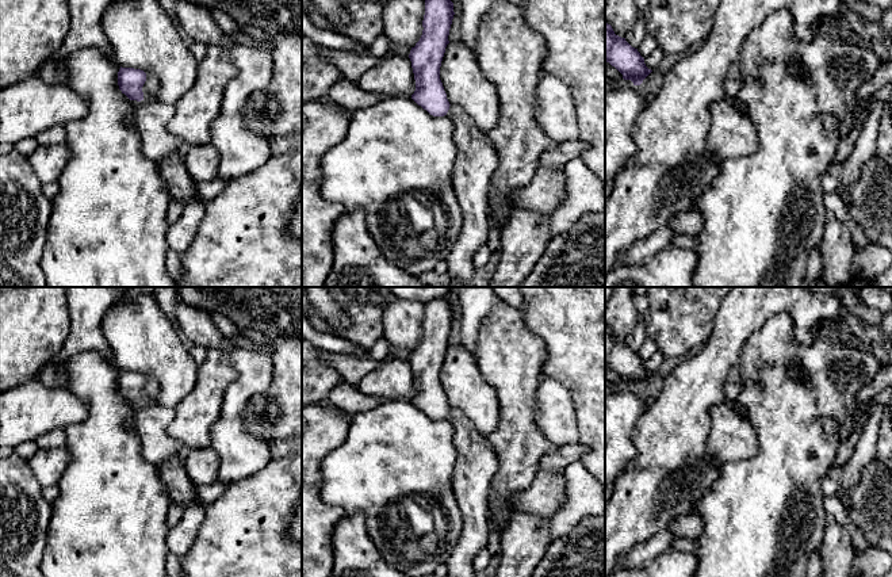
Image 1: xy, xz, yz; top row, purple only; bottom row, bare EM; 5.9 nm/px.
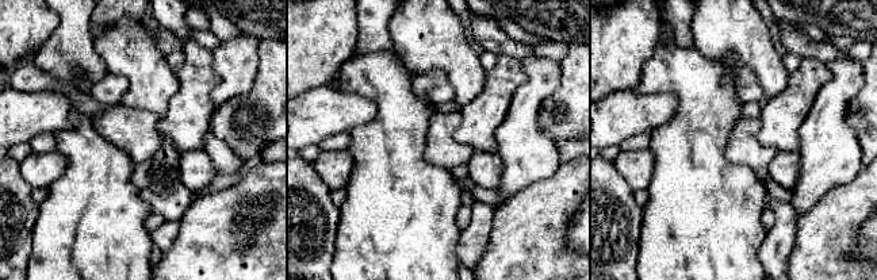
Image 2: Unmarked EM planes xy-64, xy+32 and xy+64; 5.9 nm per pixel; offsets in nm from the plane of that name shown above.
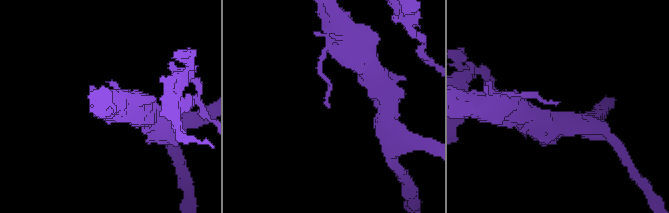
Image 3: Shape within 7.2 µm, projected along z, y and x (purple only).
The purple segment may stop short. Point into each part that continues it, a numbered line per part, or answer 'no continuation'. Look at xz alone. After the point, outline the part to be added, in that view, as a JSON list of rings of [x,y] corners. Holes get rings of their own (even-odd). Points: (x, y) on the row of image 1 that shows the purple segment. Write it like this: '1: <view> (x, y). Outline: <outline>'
1: xz (477, 160). Outline: [[[451,104],[447,116],[455,126],[458,156],[452,184],[463,211],[460,234],[445,257],[447,274],[451,286],[472,287],[472,256],[486,245],[490,230],[487,192],[498,156],[486,134],[462,107]]]

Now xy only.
1: xy (150, 87). Outline: [[[146,73],[146,81],[142,87],[143,99],[153,99],[158,91],[158,80],[153,76]]]

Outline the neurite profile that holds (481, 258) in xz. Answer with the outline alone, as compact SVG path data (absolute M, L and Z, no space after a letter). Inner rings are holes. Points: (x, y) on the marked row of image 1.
M482 245L472 256L472 264L475 268L481 268L489 263L491 251L487 245Z

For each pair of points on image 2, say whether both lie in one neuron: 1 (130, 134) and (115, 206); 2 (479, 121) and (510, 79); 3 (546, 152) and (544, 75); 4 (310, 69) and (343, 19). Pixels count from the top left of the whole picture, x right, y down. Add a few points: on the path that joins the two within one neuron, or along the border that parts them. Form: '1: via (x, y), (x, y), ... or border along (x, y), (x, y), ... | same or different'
1: border along (100, 134), (118, 146), (134, 164) | different
2: via (487, 110), (500, 89) | same
3: via (529, 133), (531, 94) | same
4: via (310, 57), (310, 52), (330, 31) | same

